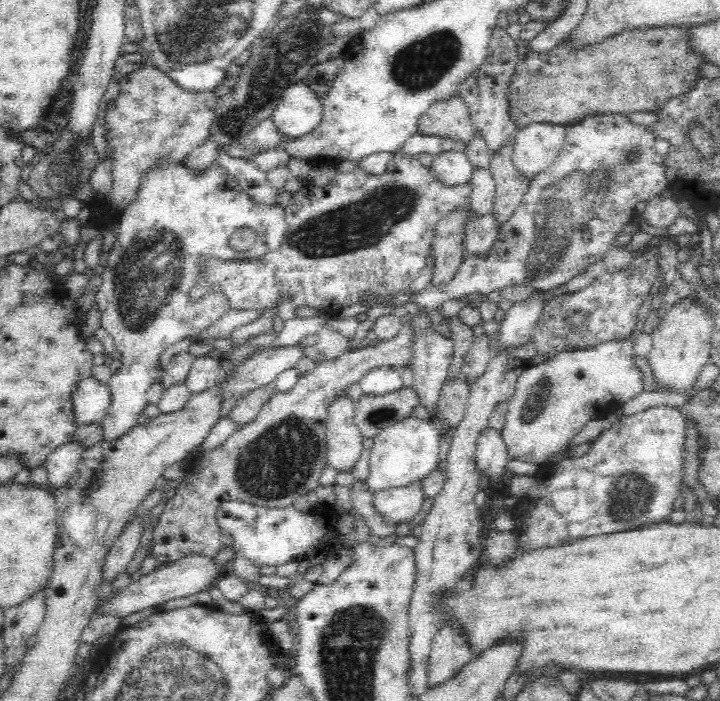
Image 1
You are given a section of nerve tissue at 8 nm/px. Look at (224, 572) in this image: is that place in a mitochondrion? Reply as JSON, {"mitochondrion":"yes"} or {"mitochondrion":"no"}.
{"mitochondrion":"no"}

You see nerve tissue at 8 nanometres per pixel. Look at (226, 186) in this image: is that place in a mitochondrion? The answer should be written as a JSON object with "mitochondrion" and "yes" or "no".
{"mitochondrion":"no"}

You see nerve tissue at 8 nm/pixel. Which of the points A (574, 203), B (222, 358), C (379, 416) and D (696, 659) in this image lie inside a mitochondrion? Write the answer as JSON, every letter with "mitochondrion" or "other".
{"A":"mitochondrion","B":"other","C":"mitochondrion","D":"other"}

